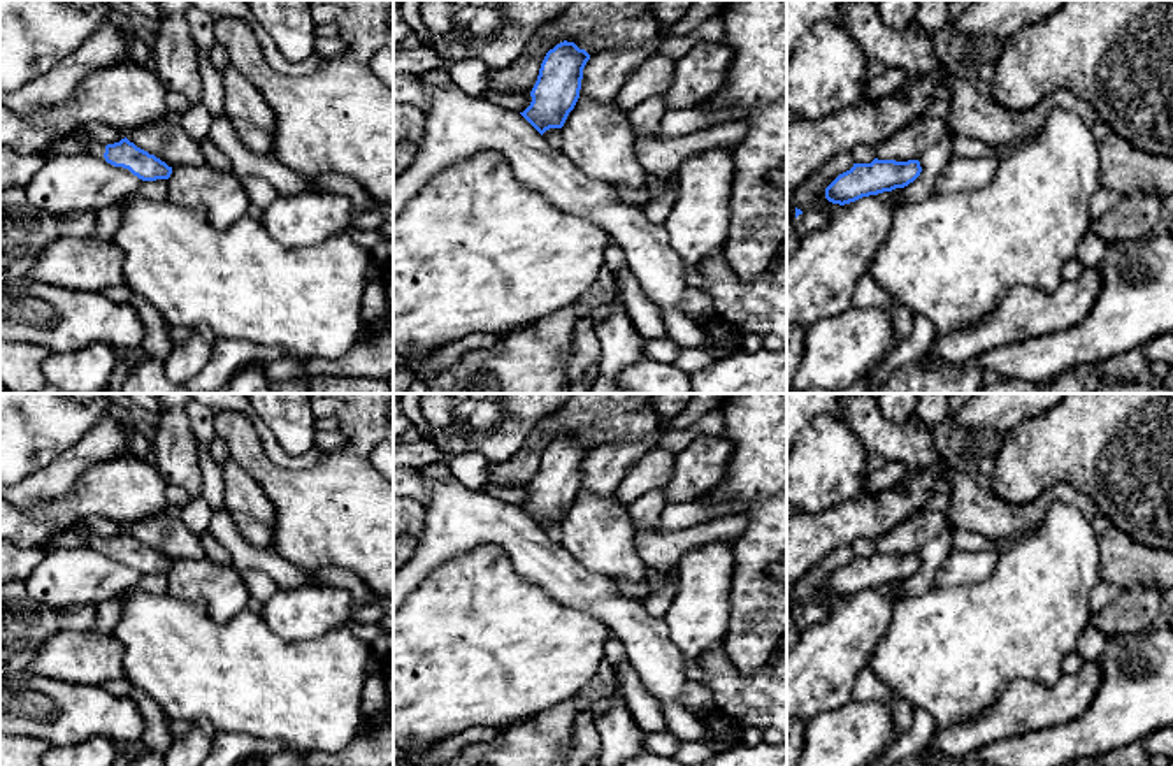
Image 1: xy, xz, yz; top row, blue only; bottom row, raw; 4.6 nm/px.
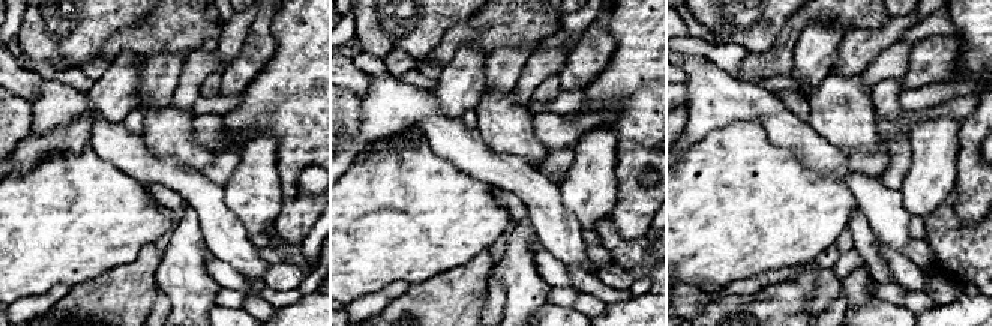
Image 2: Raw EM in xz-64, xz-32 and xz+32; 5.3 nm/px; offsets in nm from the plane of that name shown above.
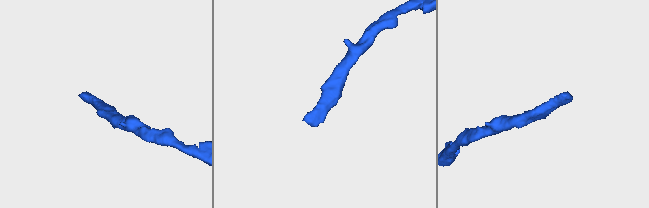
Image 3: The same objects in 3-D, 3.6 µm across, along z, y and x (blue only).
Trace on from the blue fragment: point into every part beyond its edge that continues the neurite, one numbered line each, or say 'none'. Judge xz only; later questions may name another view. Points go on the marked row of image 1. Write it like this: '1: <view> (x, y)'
none

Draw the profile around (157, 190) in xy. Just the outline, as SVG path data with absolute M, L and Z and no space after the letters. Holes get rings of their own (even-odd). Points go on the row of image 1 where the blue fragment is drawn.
M167 179L144 181L137 190L137 195L156 202L167 200L169 195Z

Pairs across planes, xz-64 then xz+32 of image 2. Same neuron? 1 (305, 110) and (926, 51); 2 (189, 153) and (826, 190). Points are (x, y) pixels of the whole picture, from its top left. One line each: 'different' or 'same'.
1: different
2: different

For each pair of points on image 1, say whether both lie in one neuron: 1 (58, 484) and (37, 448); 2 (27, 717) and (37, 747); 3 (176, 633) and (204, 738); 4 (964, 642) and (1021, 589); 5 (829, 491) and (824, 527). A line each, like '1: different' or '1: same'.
1: different
2: different
3: different
4: same
5: different

